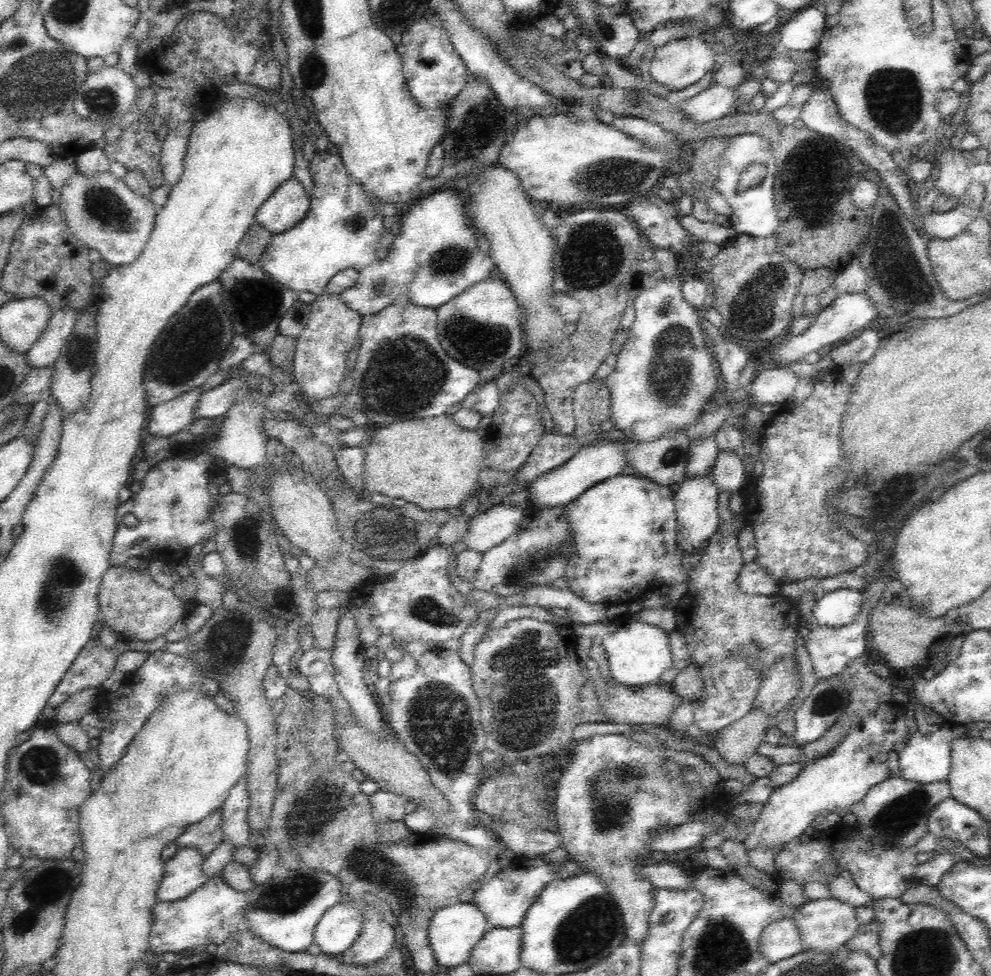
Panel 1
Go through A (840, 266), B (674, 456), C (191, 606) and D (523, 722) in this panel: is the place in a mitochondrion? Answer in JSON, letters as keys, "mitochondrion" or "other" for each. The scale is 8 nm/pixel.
{"A":"other","B":"mitochondrion","C":"other","D":"mitochondrion"}

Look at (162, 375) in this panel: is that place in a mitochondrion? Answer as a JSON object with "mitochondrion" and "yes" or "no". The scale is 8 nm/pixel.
{"mitochondrion":"yes"}

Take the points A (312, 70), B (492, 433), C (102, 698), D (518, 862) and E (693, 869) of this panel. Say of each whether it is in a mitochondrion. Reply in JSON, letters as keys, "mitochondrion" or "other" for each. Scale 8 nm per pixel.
{"A":"mitochondrion","B":"other","C":"other","D":"other","E":"other"}

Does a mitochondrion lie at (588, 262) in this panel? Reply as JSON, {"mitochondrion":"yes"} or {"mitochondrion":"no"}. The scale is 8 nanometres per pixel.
{"mitochondrion":"yes"}

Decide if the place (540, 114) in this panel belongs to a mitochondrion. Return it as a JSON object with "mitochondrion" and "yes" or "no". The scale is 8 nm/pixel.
{"mitochondrion":"no"}

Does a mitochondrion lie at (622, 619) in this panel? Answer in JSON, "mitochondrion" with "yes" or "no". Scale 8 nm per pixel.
{"mitochondrion":"no"}

